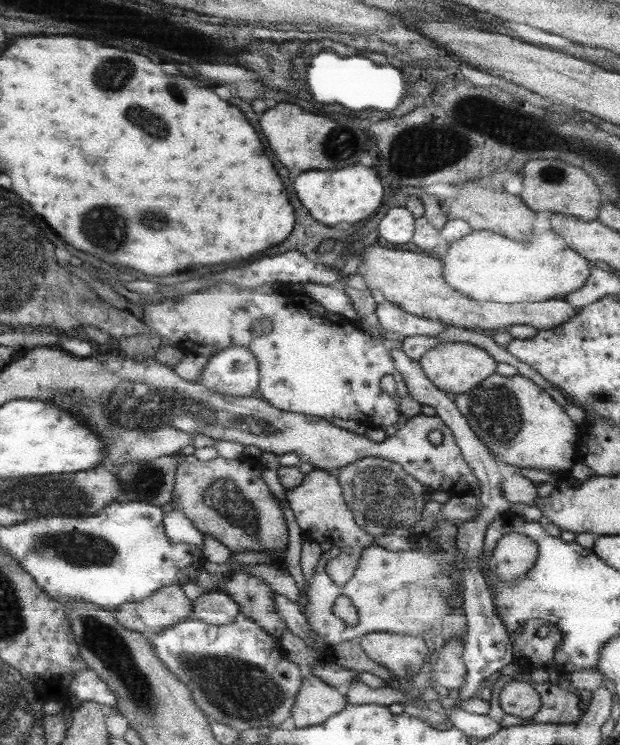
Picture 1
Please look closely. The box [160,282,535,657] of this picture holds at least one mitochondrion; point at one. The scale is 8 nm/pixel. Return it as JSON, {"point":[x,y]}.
{"point":[382,496]}

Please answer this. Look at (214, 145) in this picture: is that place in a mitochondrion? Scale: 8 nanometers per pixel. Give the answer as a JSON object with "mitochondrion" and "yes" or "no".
{"mitochondrion":"no"}

